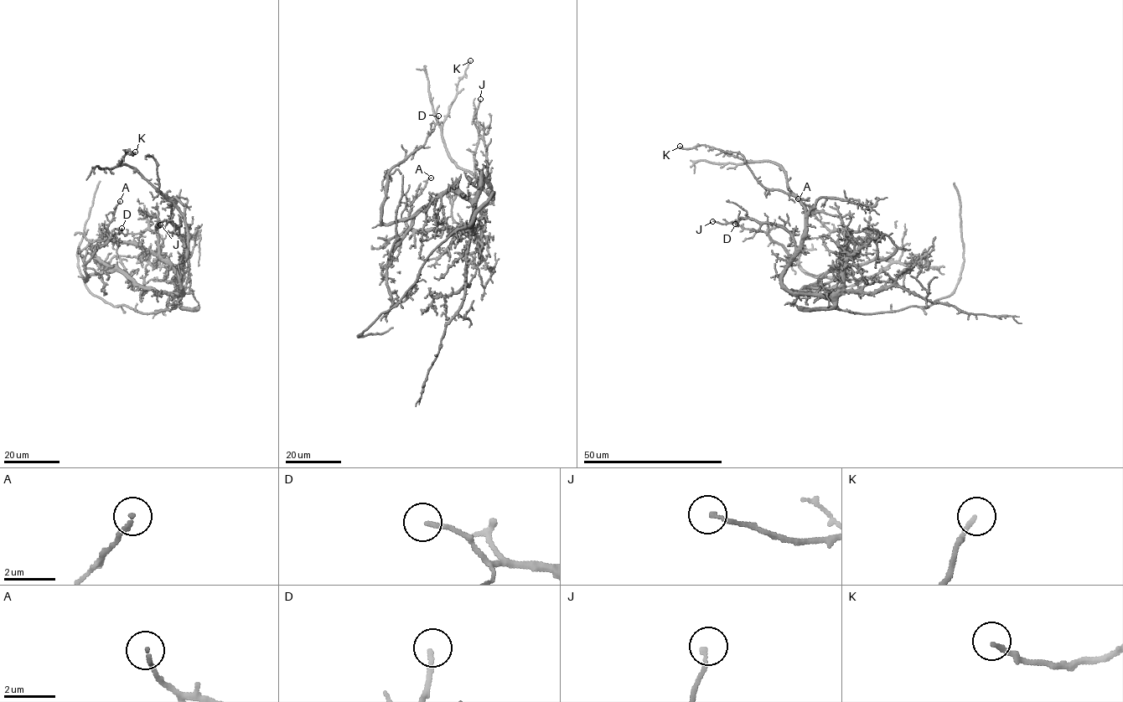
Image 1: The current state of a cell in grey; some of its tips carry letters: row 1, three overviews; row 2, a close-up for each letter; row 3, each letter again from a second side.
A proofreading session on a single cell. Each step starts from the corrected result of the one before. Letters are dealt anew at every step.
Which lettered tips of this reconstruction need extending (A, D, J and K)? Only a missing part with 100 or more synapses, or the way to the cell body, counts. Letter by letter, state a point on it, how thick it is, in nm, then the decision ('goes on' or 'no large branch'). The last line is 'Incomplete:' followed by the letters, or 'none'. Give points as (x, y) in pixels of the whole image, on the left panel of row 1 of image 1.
A: place (120, 201); calibre 150 nm; no large branch
D: place (121, 228); calibre 170 nm; no large branch
J: place (160, 224); calibre 140 nm; no large branch
K: place (135, 152); calibre 170 nm; no large branch
Incomplete: none

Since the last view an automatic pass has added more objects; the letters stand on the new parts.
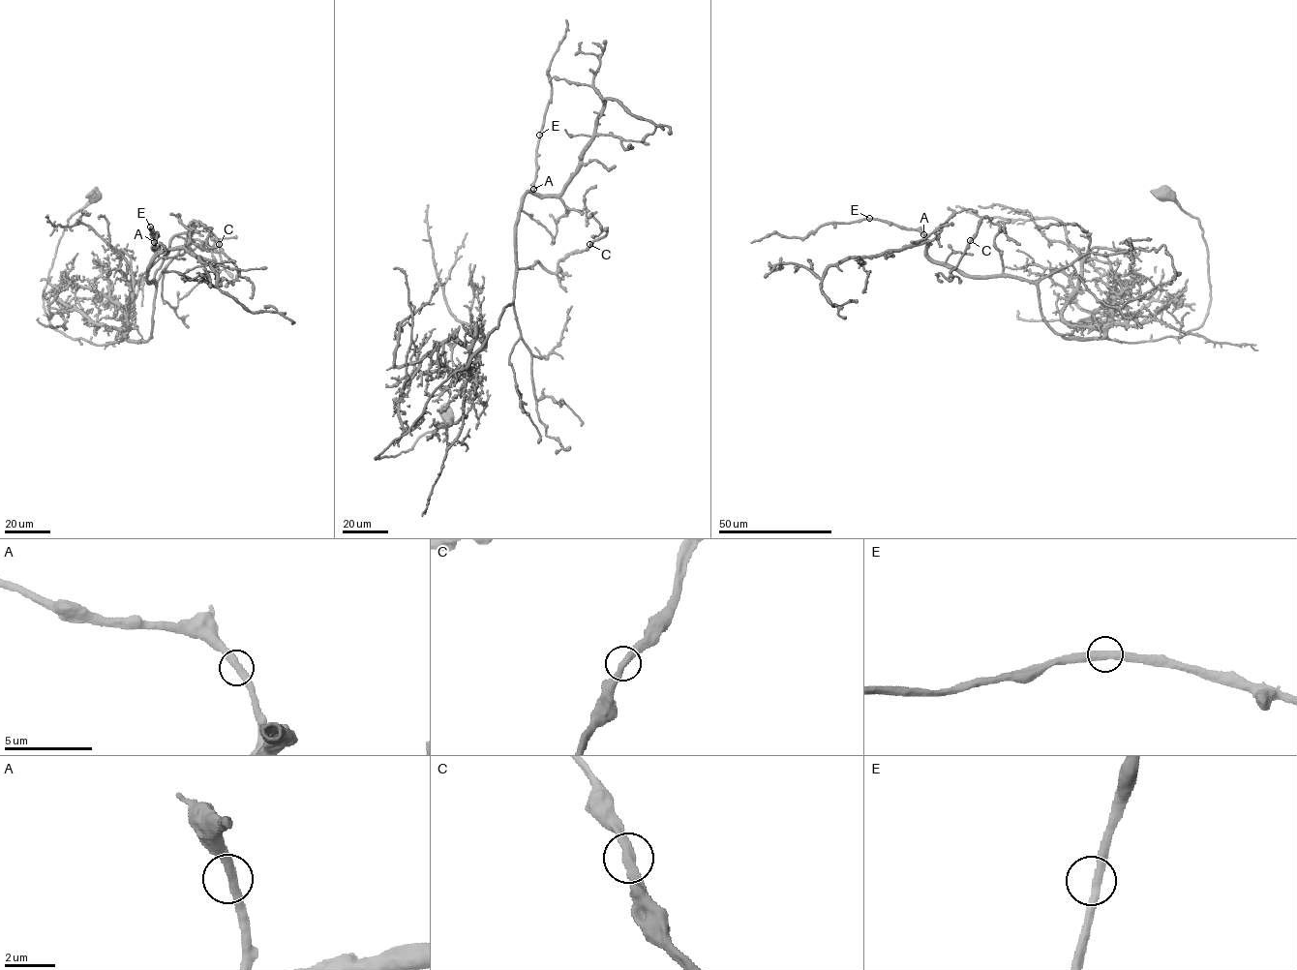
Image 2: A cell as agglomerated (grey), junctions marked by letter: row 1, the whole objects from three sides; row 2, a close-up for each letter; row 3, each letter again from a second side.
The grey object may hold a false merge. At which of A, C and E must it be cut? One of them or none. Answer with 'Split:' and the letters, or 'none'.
Split: C

